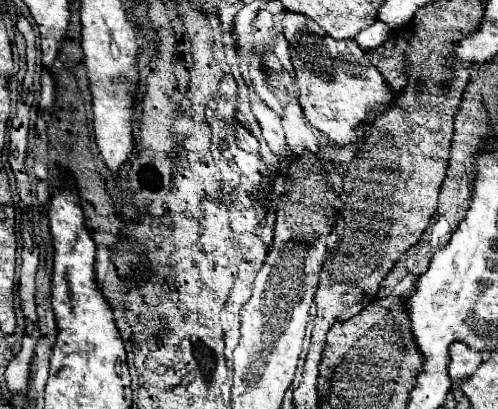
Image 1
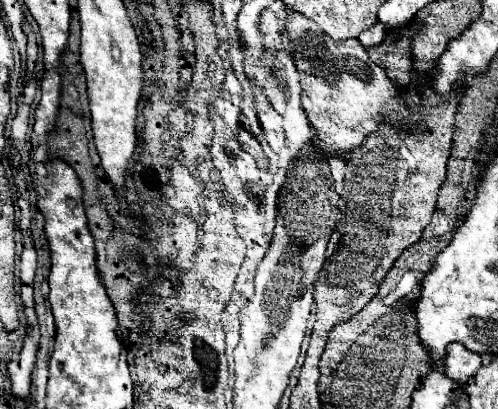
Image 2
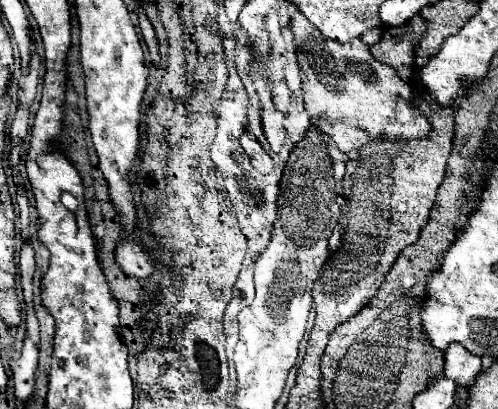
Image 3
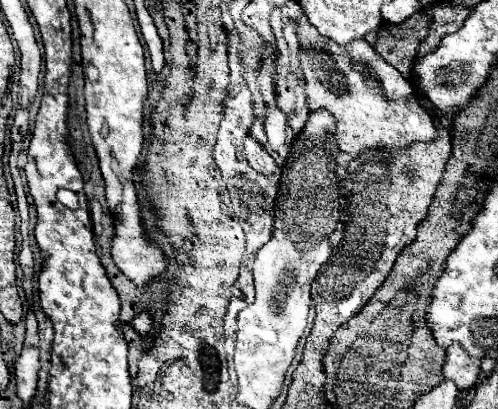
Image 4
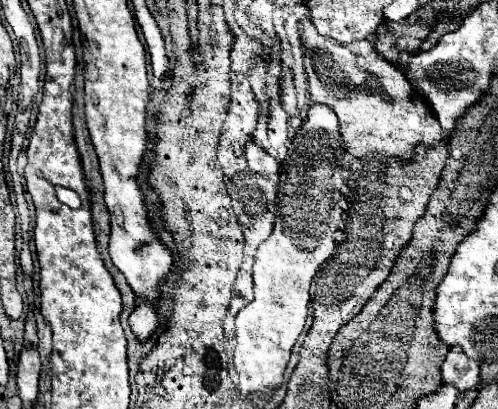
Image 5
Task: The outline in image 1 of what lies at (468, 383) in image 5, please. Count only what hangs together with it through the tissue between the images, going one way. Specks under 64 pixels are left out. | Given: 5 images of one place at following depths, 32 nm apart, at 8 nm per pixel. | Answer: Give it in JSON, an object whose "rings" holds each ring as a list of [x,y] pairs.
{"rings":[[[454,342],[450,346],[450,362],[448,362],[448,374],[454,382],[462,382],[468,376],[472,376],[476,372],[476,368],[480,366],[482,358],[480,352],[468,348],[462,342]]]}

